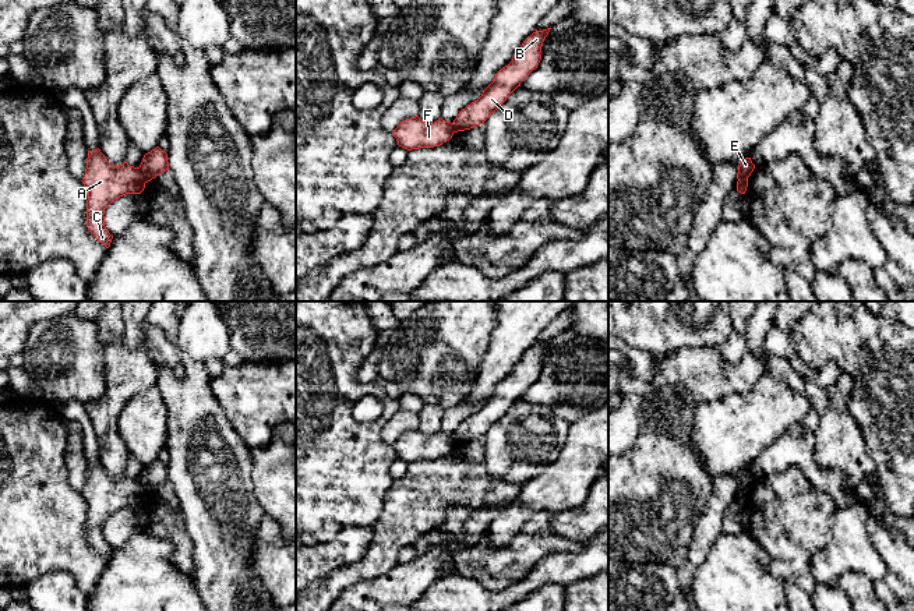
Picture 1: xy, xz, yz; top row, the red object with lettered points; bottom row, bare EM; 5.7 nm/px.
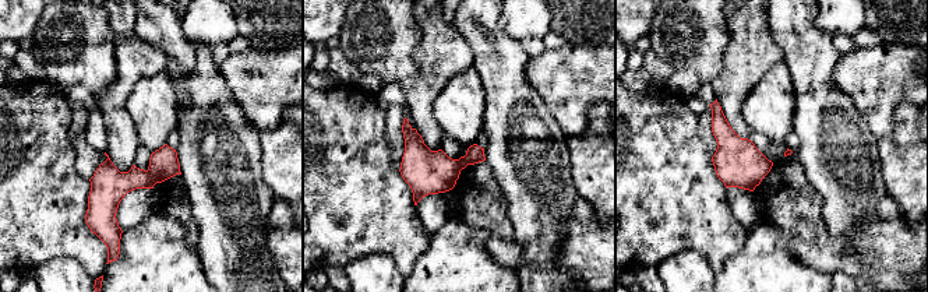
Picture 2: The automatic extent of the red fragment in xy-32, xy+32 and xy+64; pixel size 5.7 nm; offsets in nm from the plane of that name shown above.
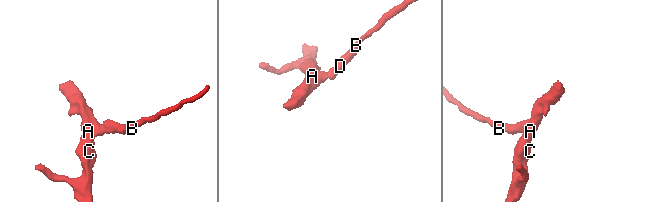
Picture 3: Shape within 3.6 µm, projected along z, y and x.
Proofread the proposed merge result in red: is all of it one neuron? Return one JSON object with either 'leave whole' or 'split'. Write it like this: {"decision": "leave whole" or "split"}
{"decision": "split"}

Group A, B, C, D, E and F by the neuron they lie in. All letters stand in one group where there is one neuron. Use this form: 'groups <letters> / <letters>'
groups A C F / B D E

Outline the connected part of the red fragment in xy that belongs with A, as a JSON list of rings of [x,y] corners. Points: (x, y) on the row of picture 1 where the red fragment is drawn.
[[[98,148],[88,151],[87,169],[81,181],[88,191],[87,227],[109,248],[113,236],[105,226],[105,209],[126,194],[141,194],[145,180],[140,167],[130,166],[127,162],[119,166],[110,165]]]

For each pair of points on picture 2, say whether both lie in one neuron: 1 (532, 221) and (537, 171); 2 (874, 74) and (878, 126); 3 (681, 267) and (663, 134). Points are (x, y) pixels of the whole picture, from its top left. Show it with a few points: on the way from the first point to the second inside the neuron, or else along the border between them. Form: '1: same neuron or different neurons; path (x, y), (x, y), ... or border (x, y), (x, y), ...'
1: same neuron; path (537, 208), (537, 183)
2: same neuron; path (874, 87), (879, 113)
3: different neurons; border (711, 264), (695, 250), (683, 250), (655, 266)

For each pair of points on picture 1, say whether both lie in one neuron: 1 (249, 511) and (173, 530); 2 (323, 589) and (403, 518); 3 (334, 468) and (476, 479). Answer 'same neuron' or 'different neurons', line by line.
1: different neurons
2: same neuron
3: different neurons

